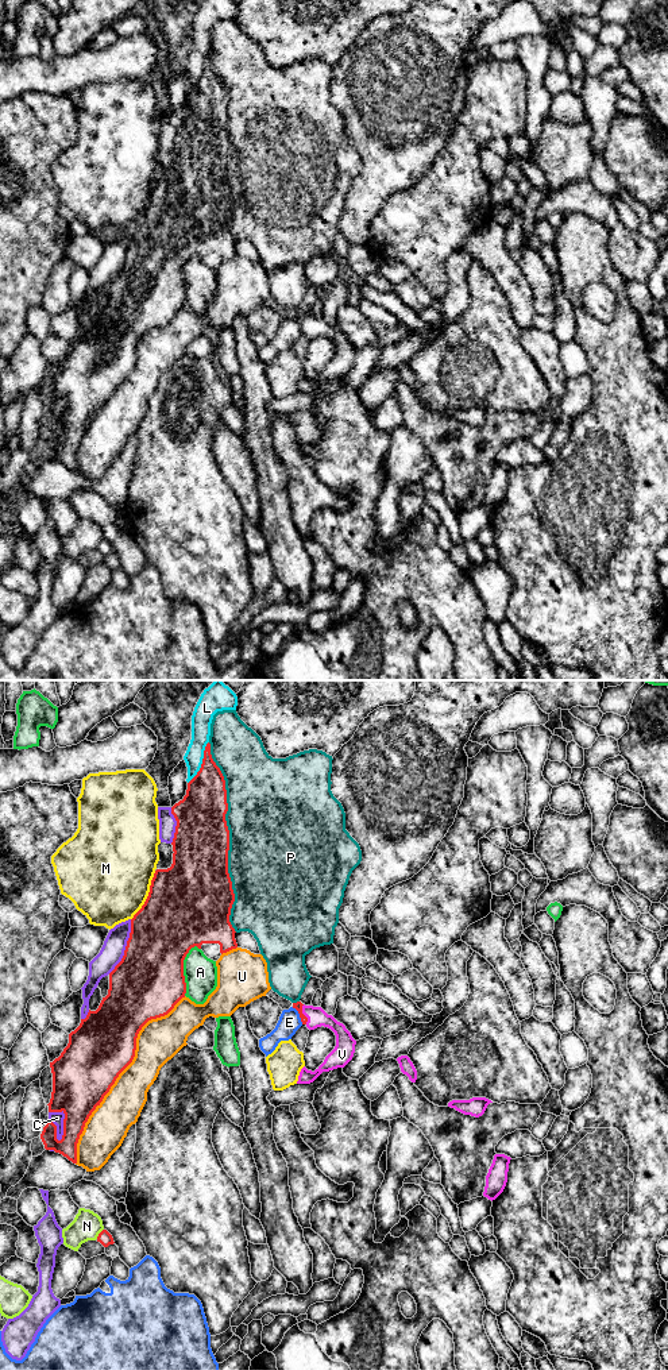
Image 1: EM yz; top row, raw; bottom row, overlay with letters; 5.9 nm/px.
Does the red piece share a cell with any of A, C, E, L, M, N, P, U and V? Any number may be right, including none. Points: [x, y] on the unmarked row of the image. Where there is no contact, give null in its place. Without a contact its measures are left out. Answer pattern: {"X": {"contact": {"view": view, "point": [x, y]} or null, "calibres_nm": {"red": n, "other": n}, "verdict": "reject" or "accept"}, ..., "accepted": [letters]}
{"A": {"contact": {"view": "yz", "point": [182, 278]}, "calibres_nm": {"red": 420, "other": 200}, "verdict": "reject"}, "C": {"contact": {"view": "yz", "point": [64, 429]}, "calibres_nm": {"red": 320, "other": 80}, "verdict": "reject"}, "E": {"contact": {"view": "yz", "point": [300, 324]}, "calibres_nm": {"red": 50, "other": 130}, "verdict": "reject"}, "L": {"contact": {"view": "yz", "point": [203, 72]}, "calibres_nm": {"red": 260, "other": 120}, "verdict": "reject"}, "M": {"contact": {"view": "yz", "point": [149, 204]}, "calibres_nm": {"red": 500, "other": 480}, "verdict": "reject"}, "N": {"contact": {"view": "yz", "point": [99, 543]}, "calibres_nm": {"red": 80, "other": 170}, "verdict": "reject"}, "P": {"contact": {"view": "yz", "point": [228, 146]}, "calibres_nm": {"red": 340, "other": 500}, "verdict": "reject"}, "U": {"contact": {"view": "yz", "point": [119, 382]}, "calibres_nm": {"red": 380, "other": 240}, "verdict": "reject"}, "V": {"contact": {"view": "yz", "point": [302, 323]}, "calibres_nm": {"red": 50, "other": 110}, "verdict": "accept"}, "accepted": ["V"]}

